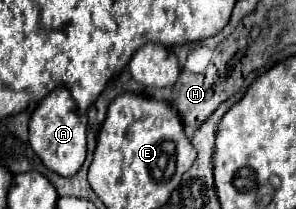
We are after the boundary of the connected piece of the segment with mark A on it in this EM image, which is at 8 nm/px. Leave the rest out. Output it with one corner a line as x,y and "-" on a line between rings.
57,88
53,90
53,94
45,96
35,108
29,122
29,144
49,170
61,176
73,176
85,162
87,152
85,132
87,132
87,116
79,112
79,108
69,96
69,90

